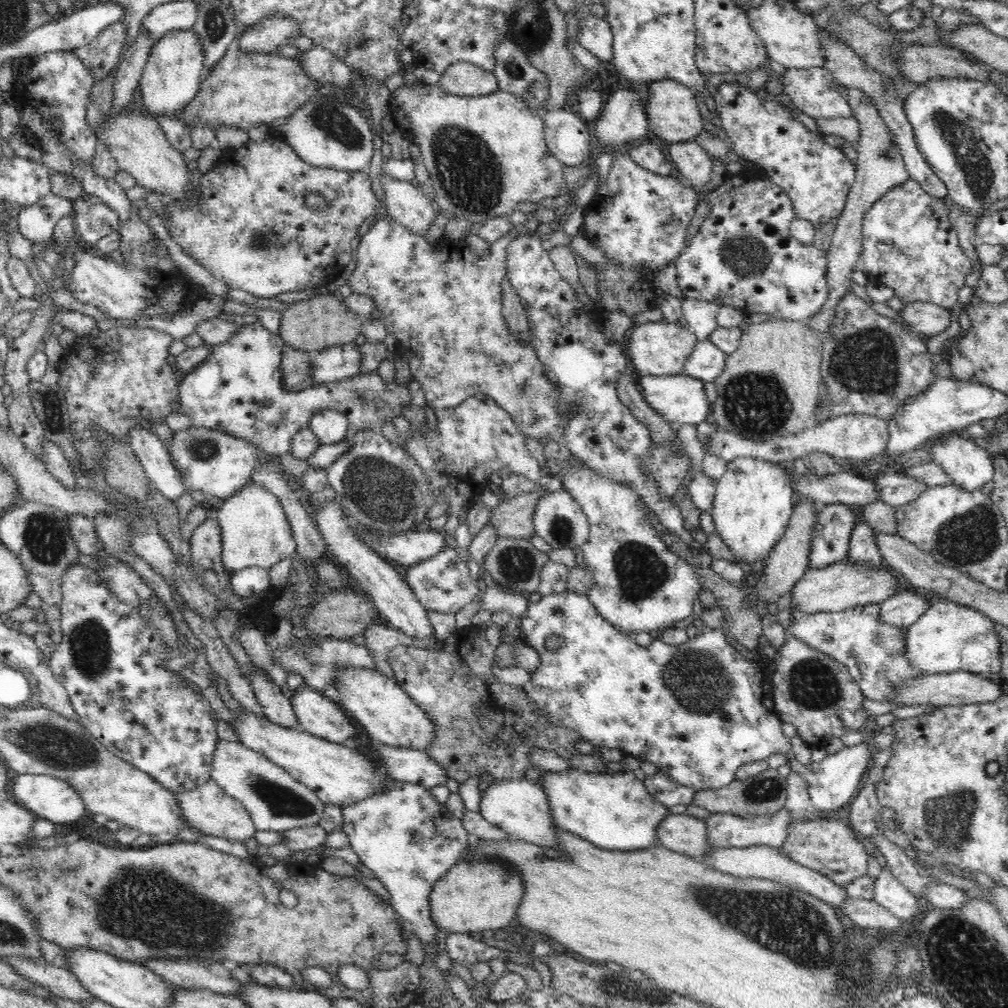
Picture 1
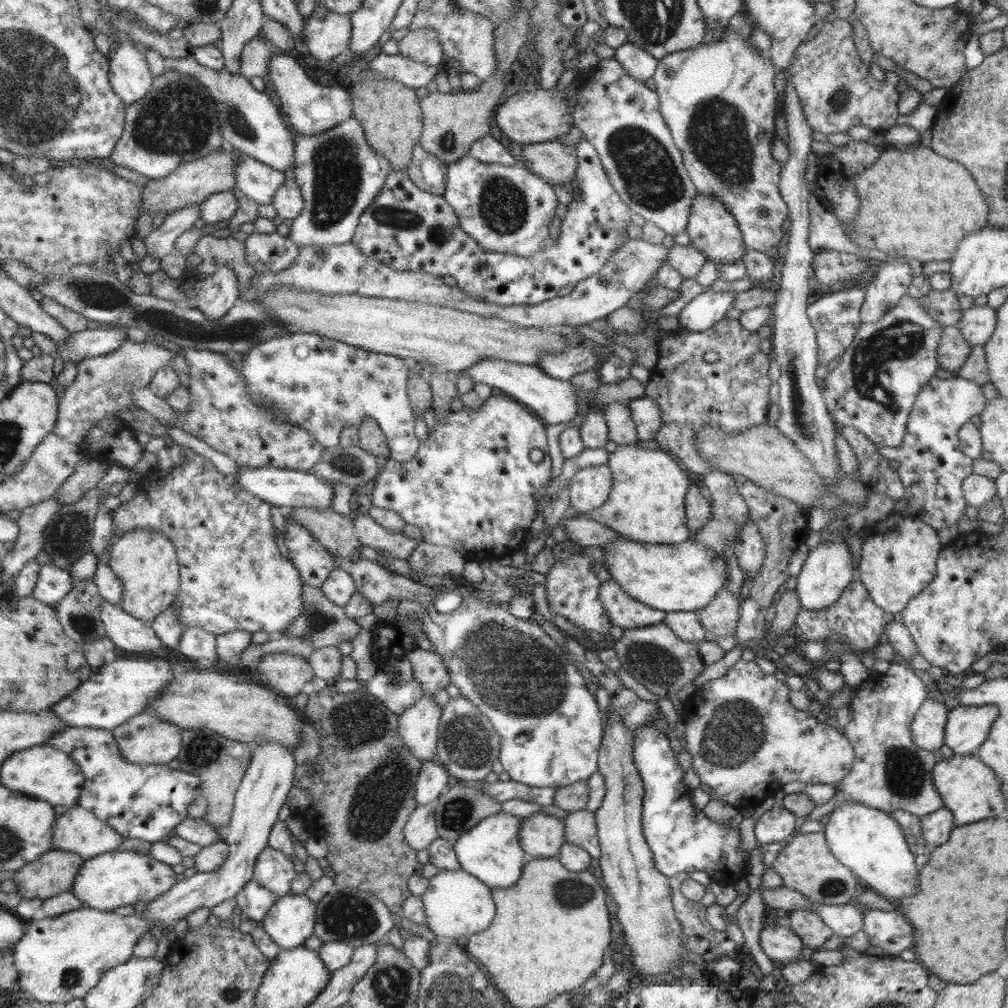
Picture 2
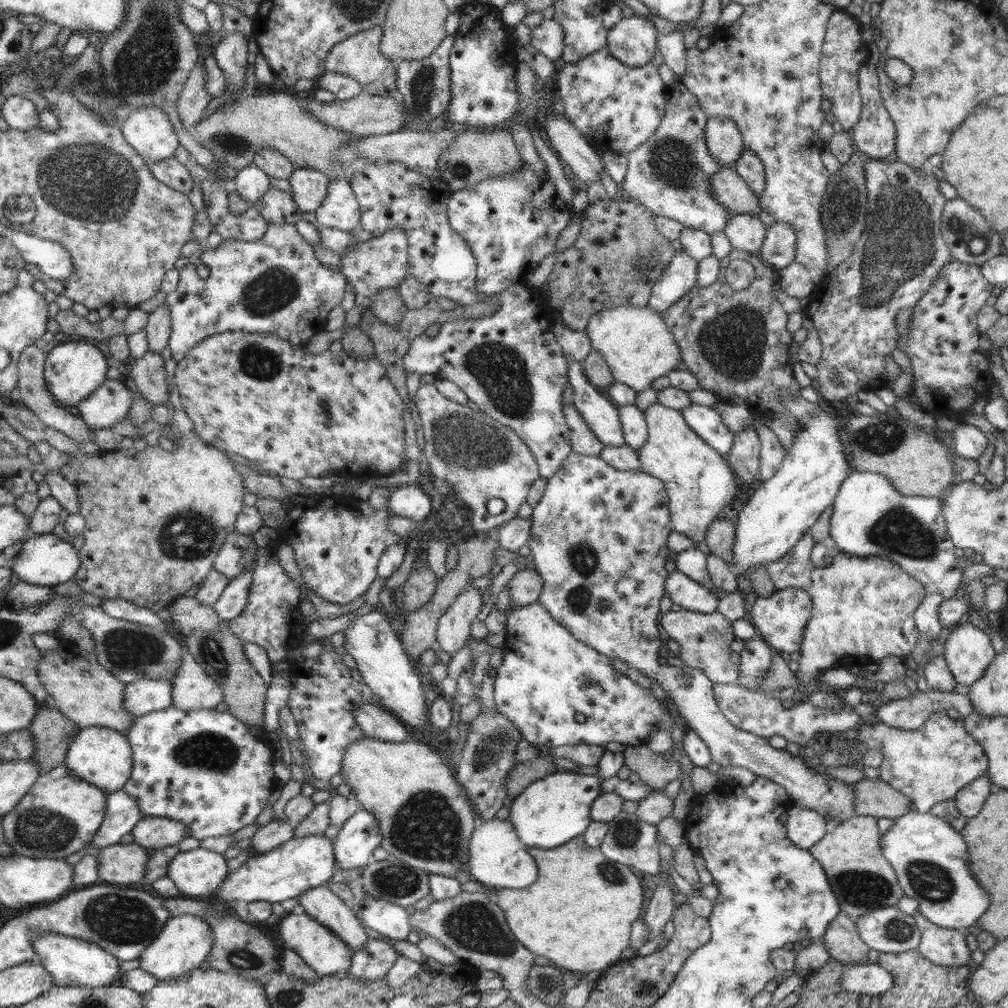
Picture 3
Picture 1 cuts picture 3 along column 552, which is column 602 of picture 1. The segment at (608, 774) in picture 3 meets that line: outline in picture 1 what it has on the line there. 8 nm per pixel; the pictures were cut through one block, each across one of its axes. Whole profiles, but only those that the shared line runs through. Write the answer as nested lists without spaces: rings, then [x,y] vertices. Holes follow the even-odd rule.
[[[574,768],[546,771],[539,787],[549,798],[553,823],[562,830],[611,851],[640,851],[660,846],[657,826],[669,814],[669,807],[658,802],[632,770],[608,773]]]

